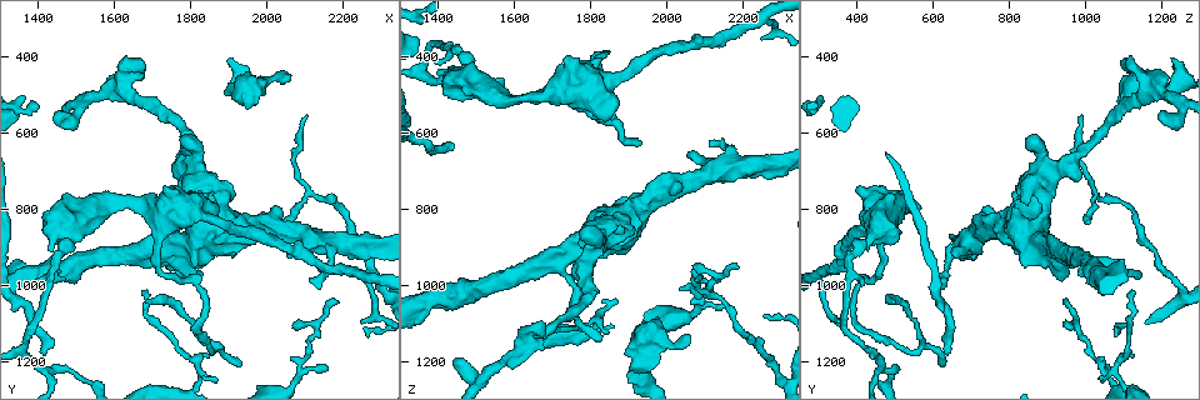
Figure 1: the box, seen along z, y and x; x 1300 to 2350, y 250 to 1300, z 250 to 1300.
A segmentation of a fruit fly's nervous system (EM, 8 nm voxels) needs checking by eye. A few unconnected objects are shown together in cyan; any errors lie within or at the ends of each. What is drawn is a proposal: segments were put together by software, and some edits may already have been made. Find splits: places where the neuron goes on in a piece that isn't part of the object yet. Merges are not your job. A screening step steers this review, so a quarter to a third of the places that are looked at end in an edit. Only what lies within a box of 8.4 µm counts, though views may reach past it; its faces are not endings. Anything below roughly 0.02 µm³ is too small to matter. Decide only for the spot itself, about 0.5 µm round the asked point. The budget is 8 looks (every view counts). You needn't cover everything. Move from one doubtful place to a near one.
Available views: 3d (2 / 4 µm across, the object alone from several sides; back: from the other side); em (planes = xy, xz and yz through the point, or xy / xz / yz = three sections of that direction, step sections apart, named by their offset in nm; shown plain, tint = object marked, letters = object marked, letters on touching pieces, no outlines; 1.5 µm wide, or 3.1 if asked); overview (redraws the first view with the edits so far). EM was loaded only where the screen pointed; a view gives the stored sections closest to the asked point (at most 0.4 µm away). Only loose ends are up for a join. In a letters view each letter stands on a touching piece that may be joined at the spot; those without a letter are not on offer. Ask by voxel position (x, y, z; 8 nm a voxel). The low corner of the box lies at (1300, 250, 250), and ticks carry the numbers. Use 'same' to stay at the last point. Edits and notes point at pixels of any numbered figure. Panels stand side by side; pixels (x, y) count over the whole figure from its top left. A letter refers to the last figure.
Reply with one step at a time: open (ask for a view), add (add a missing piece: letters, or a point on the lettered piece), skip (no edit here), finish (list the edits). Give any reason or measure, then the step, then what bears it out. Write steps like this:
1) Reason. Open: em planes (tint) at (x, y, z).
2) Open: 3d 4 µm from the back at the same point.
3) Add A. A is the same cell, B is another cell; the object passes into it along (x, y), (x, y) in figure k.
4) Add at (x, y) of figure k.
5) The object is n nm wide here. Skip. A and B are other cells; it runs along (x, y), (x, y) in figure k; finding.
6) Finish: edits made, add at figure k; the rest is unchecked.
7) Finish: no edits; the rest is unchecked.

Free end. Open: 3d 4 µm at (2065, 455, 1130).

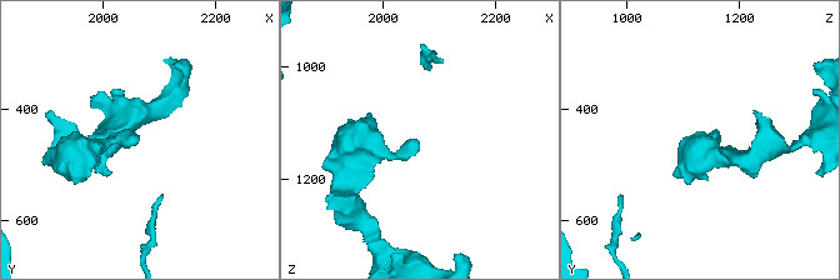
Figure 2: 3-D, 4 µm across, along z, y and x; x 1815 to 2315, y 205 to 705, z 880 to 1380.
Open: em xy step 4 (tint) at (2060, 450, 1130).

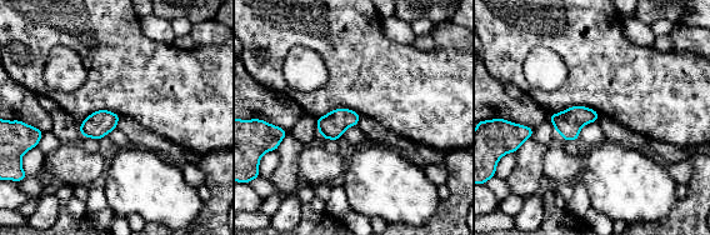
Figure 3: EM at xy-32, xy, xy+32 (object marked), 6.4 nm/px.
Cut it another way. Open: em planes (letters) at the same point.

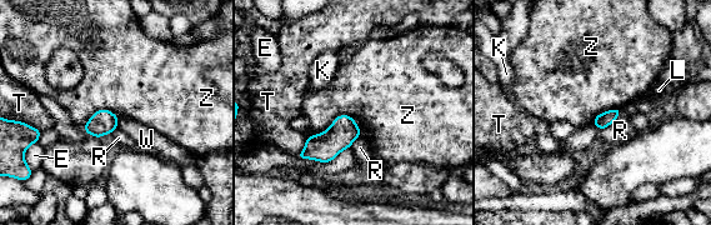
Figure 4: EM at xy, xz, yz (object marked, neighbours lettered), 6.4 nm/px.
The object is 100 nm wide here. Skip. E, K, L, R, T, W and Z are other cells; no lettered piece goes on from it.

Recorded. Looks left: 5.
Thin end. Open: 3d 2 µm at (2040, 845, 1010).

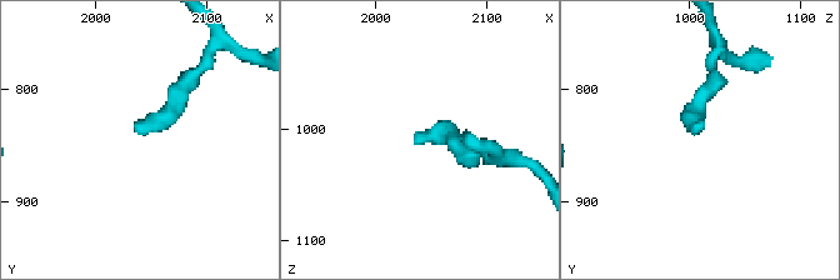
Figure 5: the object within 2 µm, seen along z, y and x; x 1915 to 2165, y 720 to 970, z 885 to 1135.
Now the EM. Open: em planes (tint) at (2044, 844, 1002).

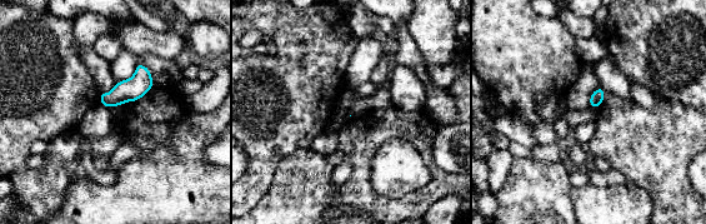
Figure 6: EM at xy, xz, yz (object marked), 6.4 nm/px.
Open: em planes (letters) at the same point.

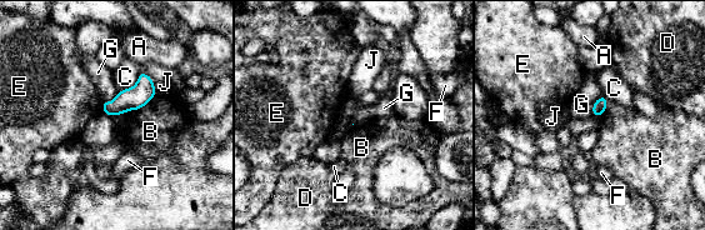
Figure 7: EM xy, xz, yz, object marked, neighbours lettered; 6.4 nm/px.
The longest contact is with B, 280 nm. Skip. A, B, C, D, E, F, G and J are other cells; a border runs along (603, 95), (595, 101), (591, 114) in figure 7; no lettered piece goes on from it.

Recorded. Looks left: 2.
Free end. Open: 3d 2 µm at (1415, 1180, 640).

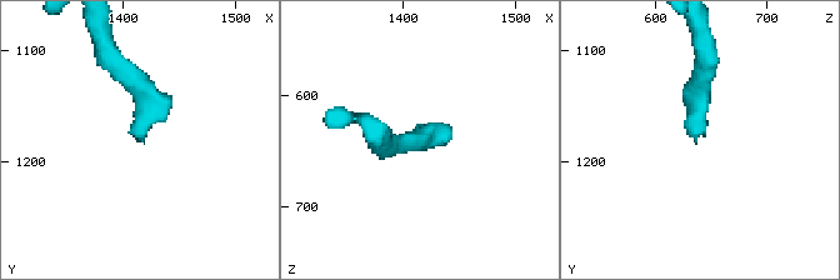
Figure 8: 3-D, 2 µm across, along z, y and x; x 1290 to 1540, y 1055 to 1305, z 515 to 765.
Open: em xz step 4 (letters) at (1416, 1182, 638).

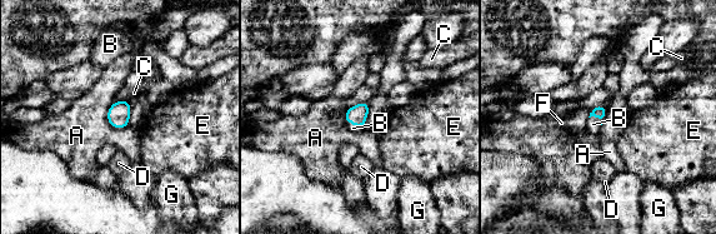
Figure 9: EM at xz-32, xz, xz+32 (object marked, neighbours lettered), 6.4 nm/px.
Add B. B is the same cell, A, C, D, E, F and G are other cells; the object passes into it along (599, 111), (596, 116), (592, 125) in figure 9; the neuron continues.

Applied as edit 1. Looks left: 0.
Finish: edits made, add at figure 9; the rest is unchecked.

